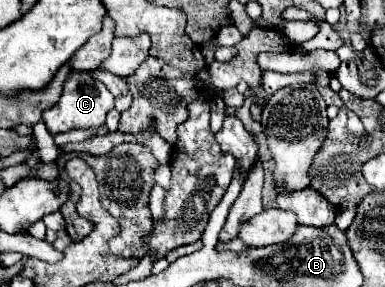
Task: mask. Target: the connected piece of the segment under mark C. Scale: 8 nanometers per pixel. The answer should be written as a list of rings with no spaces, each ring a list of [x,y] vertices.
[[[70,72],[70,76],[64,82],[60,100],[42,114],[42,120],[48,126],[50,134],[68,132],[74,128],[96,128],[104,124],[106,114],[112,108],[114,108],[114,96],[102,82],[94,80],[90,72]]]

